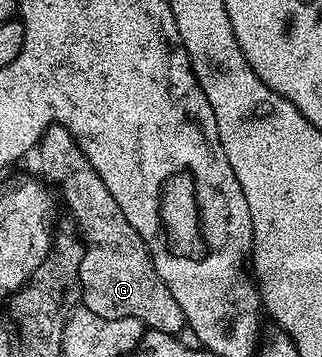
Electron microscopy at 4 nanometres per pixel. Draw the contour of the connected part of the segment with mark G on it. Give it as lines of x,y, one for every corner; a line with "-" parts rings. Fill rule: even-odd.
52,124
45,129
39,144
34,149
34,156
40,159
41,174
39,173
39,175
49,185
55,186
58,192
58,187
60,187
60,192
64,195
64,200
68,203
68,208
72,211
77,226
80,227
81,234
79,233
79,235
86,245
84,257
80,263
80,291
83,307
107,320
134,318
138,322
142,322
145,329
153,332
165,332
171,336
180,334
180,331
183,333
186,325
182,306
178,306
178,302
174,302
174,294
170,294
170,290
166,290
166,286
158,278
152,265
152,258
148,255
148,245
134,230
134,226
130,226
130,222
122,214
118,202
114,202
110,190
106,190
102,178
98,178
94,166
90,166
86,154
82,154
78,142
74,142
70,130
66,130
61,124

